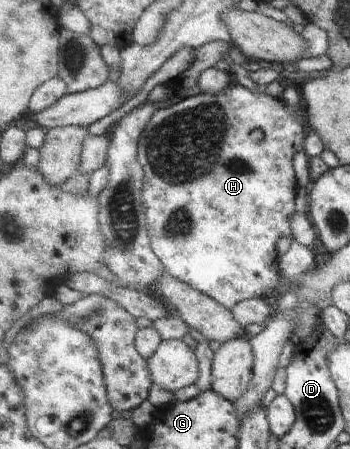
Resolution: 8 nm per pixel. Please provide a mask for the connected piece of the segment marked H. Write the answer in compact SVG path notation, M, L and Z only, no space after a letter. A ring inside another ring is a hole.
M235 82L221 94L200 93L190 97L184 96L182 101L175 101L160 108L150 120L149 127L145 129L139 144L139 160L145 169L145 202L153 250L163 261L167 272L214 298L231 312L241 301L257 298L264 293L279 289L283 277L277 243L282 236L293 239L291 217L297 212L294 199L300 187L297 175L294 173L292 159L298 152L305 151L305 139L308 132L305 104L300 105L296 110L291 110L282 98L274 98L267 92L264 93L262 87L260 91L254 92Z

